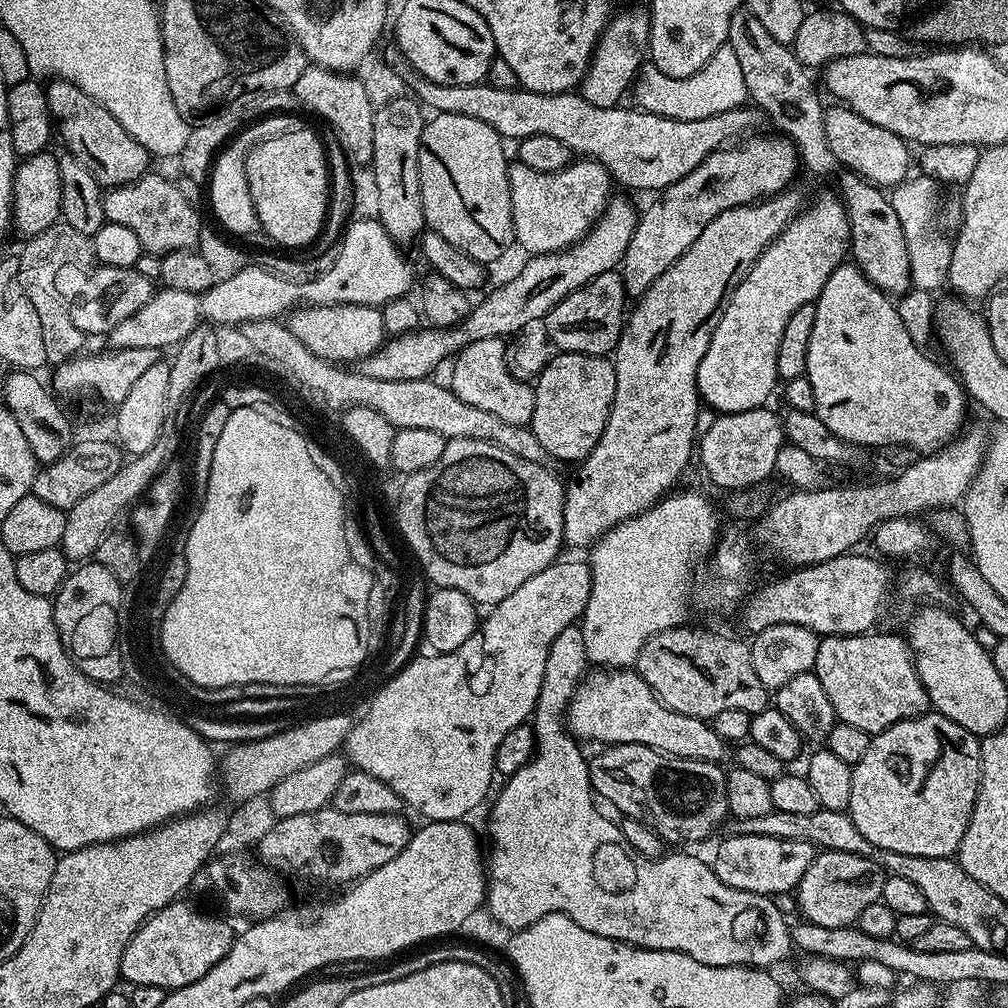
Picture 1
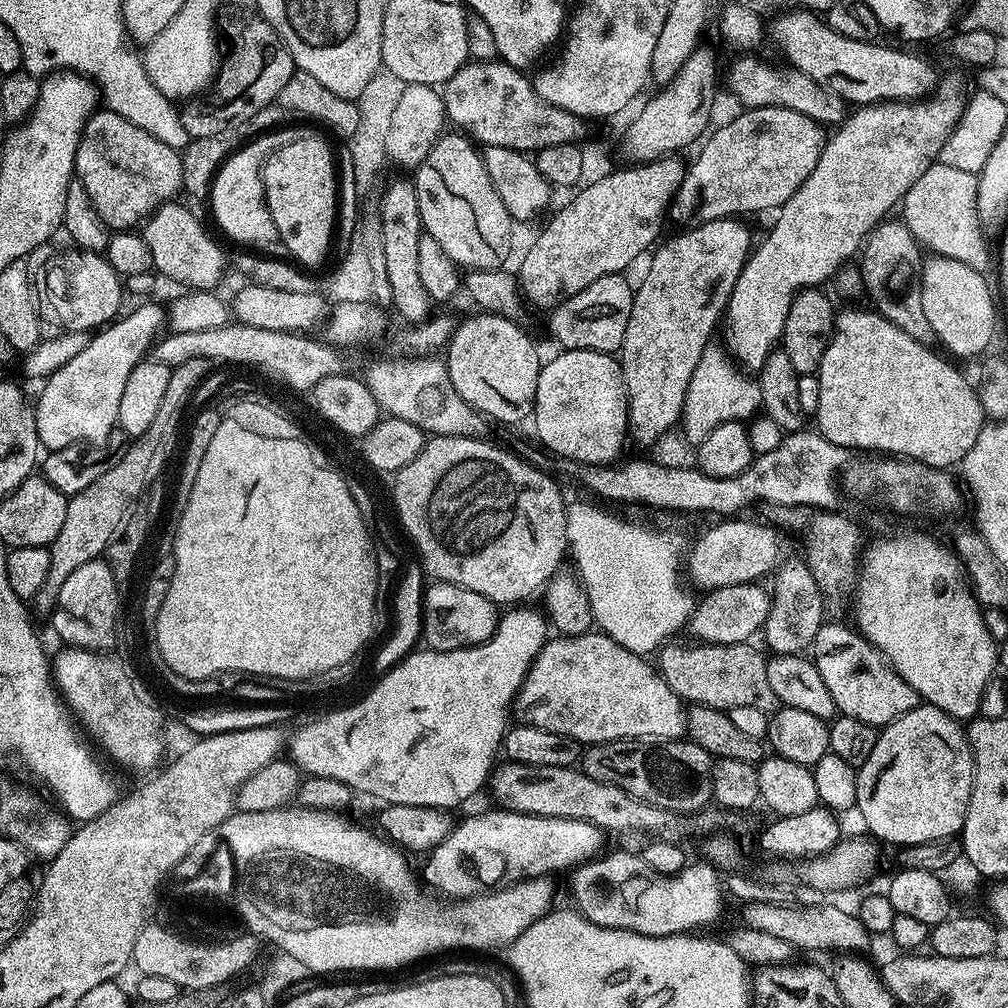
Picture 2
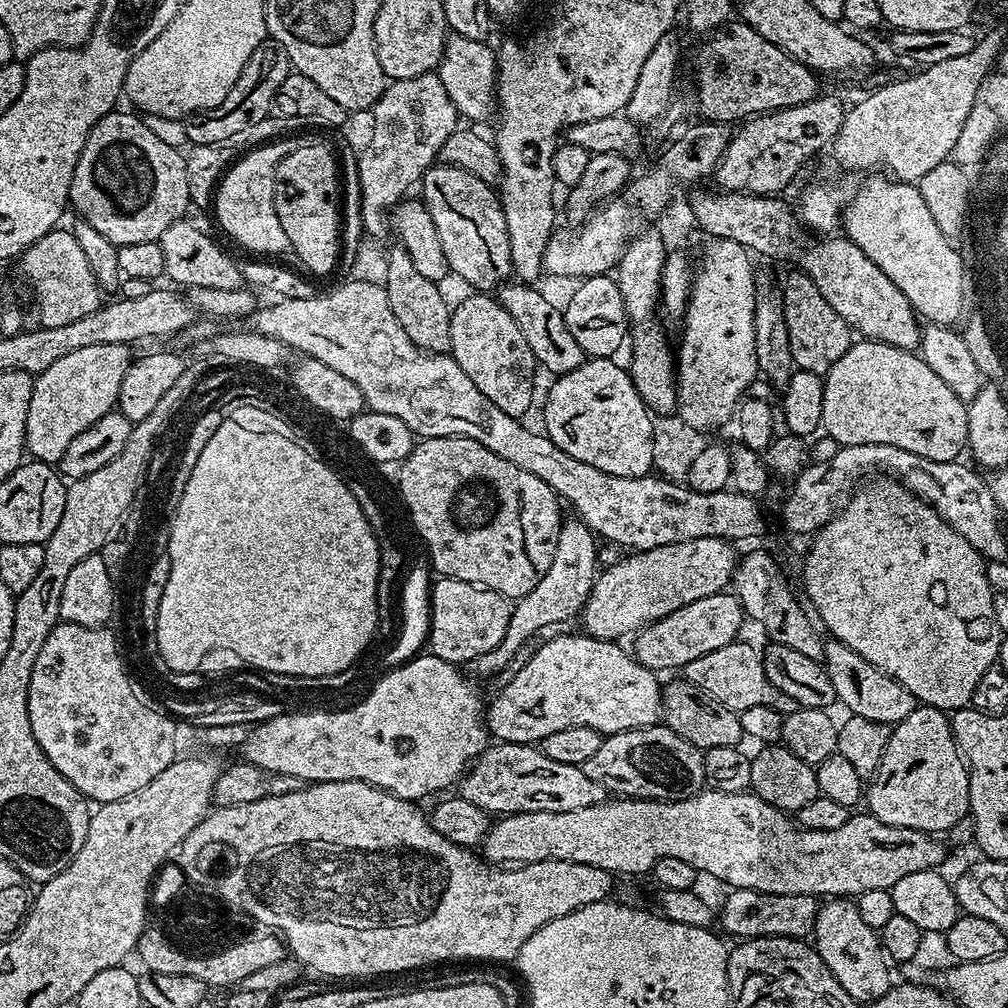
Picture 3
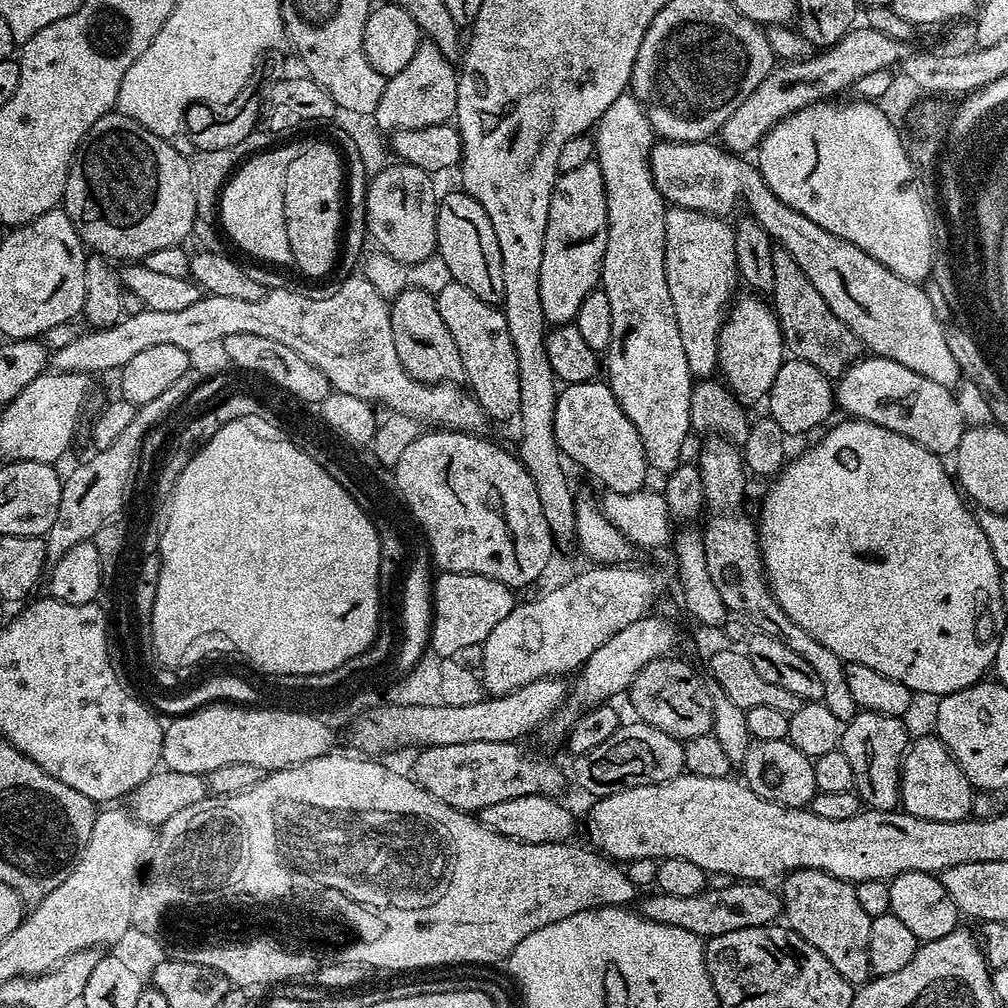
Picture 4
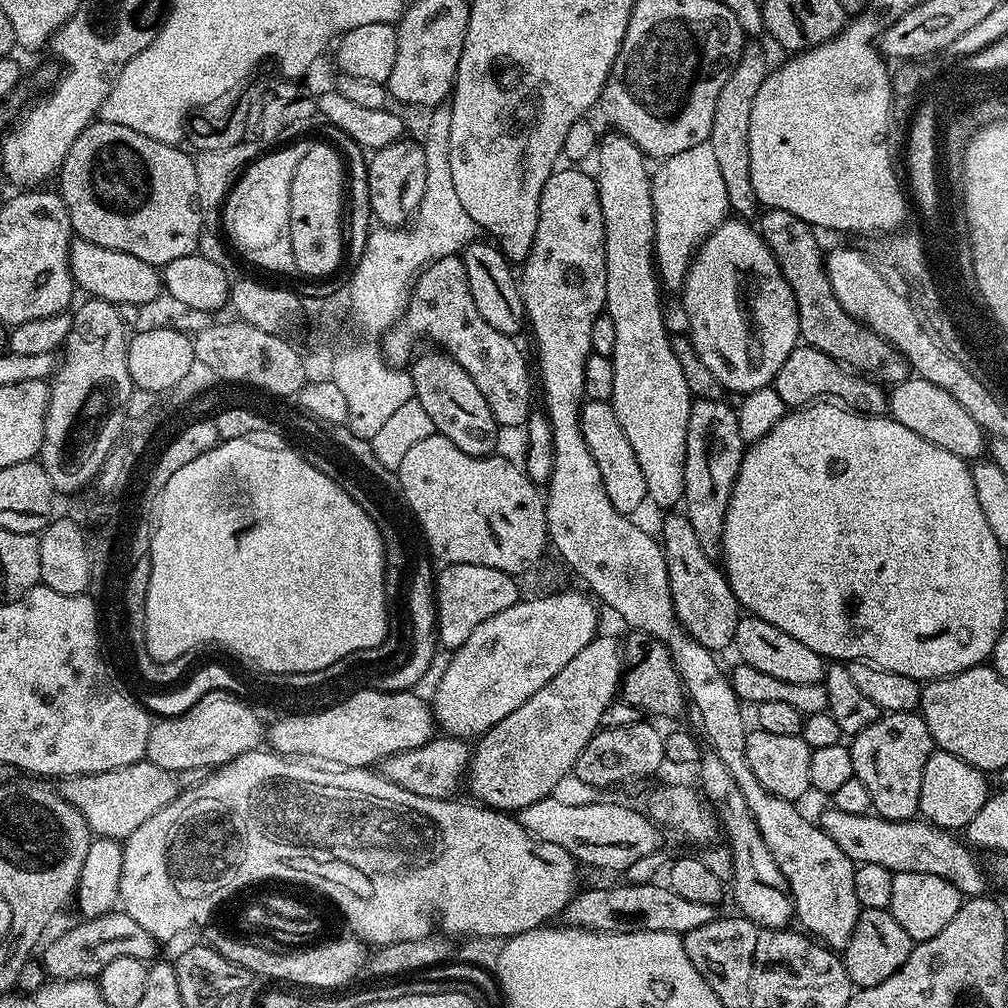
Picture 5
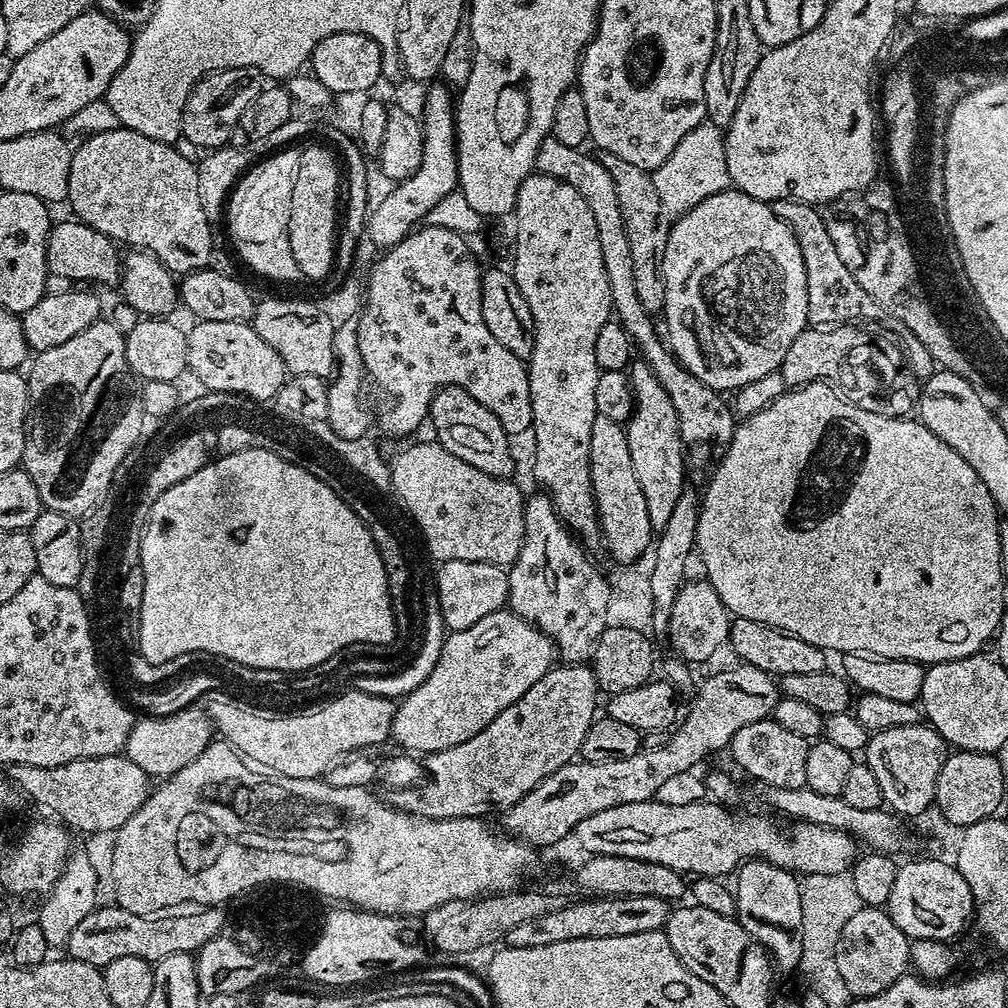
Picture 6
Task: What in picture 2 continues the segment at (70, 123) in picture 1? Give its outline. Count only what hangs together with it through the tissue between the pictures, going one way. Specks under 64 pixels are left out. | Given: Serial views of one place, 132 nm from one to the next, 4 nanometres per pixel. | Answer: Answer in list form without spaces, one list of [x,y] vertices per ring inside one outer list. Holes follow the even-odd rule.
[[[107,110],[93,112],[86,122],[78,142],[74,176],[86,186],[94,210],[112,230],[135,229],[184,187],[181,153],[154,138],[154,134],[146,134],[142,126],[126,122],[122,114]]]

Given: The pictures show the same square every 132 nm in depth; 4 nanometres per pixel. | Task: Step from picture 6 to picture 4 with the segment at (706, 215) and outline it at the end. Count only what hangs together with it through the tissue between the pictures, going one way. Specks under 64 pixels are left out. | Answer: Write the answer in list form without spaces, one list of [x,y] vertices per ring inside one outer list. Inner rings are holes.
[[[747,294],[727,309],[724,325],[718,338],[718,365],[723,383],[732,389],[745,405],[752,406],[755,400],[763,401],[774,382],[774,374],[784,364],[786,349],[780,323],[767,299],[756,294]]]

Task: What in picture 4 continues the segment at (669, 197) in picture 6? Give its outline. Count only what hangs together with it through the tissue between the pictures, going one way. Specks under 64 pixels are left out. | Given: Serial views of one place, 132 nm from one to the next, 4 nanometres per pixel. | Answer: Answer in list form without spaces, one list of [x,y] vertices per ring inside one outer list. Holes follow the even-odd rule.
[[[669,207],[666,211],[666,286],[670,286],[670,302],[674,302],[674,318],[678,318],[678,334],[682,334],[682,346],[686,349],[686,362],[690,366],[693,377],[708,378],[717,371],[720,359],[718,358],[718,338],[720,328],[724,325],[726,309],[733,303],[732,291],[738,285],[736,259],[734,258],[734,227],[727,219],[711,216],[705,212],[695,212],[689,208]]]

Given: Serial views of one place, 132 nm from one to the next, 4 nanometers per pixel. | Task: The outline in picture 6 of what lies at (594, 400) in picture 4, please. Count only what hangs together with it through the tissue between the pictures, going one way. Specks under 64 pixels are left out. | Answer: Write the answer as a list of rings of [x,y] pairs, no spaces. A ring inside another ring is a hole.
[[[597,415],[594,430],[590,433],[590,482],[603,547],[608,547],[617,565],[634,563],[647,547],[654,544],[654,529],[650,526],[650,513],[646,510],[642,486],[638,486],[638,478],[630,462],[625,425],[609,416]]]

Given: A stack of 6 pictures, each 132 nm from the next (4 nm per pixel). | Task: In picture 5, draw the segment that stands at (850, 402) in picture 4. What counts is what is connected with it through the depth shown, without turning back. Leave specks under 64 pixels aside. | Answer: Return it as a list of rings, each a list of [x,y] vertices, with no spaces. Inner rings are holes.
[[[910,378],[906,382],[895,385],[888,398],[888,412],[891,419],[902,422],[906,430],[914,430],[926,442],[934,442],[934,446],[942,446],[942,450],[950,450],[950,454],[960,456],[966,461],[976,462],[985,455],[986,433],[984,429],[954,402],[942,386],[934,386],[934,382],[926,382],[919,378]]]

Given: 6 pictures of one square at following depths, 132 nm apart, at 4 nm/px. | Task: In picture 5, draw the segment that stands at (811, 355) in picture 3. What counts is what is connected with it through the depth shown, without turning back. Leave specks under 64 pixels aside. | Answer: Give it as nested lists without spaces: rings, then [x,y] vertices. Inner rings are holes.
[[[764,208],[759,213],[759,220],[759,234],[766,242],[770,254],[774,254],[794,294],[794,302],[798,306],[800,340],[809,348],[822,350],[822,354],[834,358],[845,369],[857,368],[888,384],[884,386],[895,386],[909,380],[913,370],[906,357],[894,345],[886,342],[886,338],[842,310],[842,302],[838,302],[834,296],[828,271],[824,269],[826,256],[823,251],[820,253],[820,244],[816,241],[817,229],[798,218],[798,214],[790,214],[790,210]]]

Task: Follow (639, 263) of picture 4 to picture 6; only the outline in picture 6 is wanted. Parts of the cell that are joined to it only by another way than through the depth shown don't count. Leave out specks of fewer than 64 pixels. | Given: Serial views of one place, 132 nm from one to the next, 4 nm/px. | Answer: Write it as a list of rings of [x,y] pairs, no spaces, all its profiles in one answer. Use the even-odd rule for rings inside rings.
[[[636,362],[631,365],[630,377],[633,406],[632,416],[626,421],[630,462],[646,498],[650,526],[659,530],[666,526],[670,513],[678,503],[678,494],[682,494],[686,483],[686,445],[680,436],[674,402],[670,402],[670,394],[666,394],[662,382],[658,382],[654,370],[650,370],[648,364]]]

